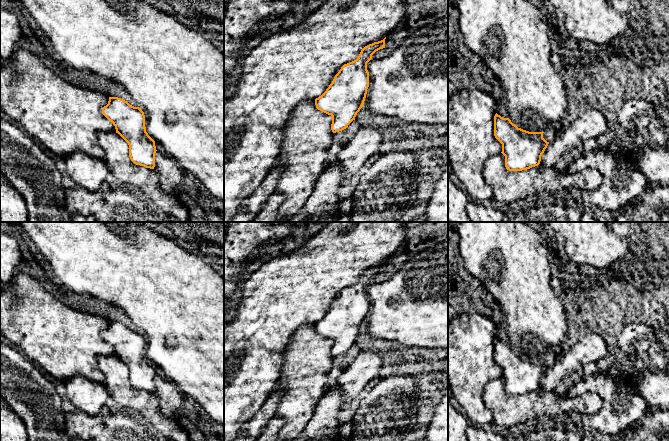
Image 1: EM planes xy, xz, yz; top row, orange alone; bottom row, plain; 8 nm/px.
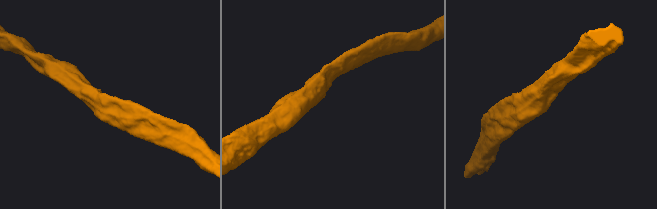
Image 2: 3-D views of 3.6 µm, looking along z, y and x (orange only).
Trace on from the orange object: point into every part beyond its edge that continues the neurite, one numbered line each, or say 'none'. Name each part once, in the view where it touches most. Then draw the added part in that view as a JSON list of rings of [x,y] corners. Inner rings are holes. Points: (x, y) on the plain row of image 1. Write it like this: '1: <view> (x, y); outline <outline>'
none

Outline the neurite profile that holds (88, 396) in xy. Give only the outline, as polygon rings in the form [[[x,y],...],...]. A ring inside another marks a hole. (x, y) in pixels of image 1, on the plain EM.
[[[76,375],[65,382],[67,399],[79,410],[95,416],[105,409],[109,395],[103,383],[83,375]]]

